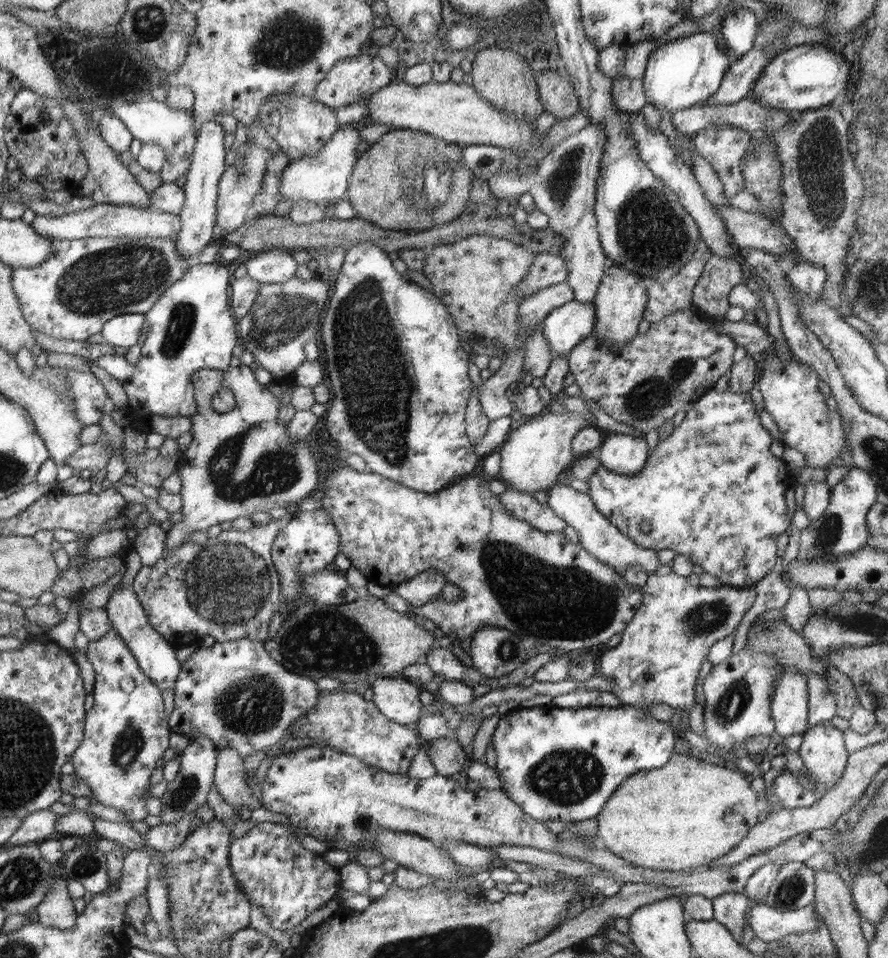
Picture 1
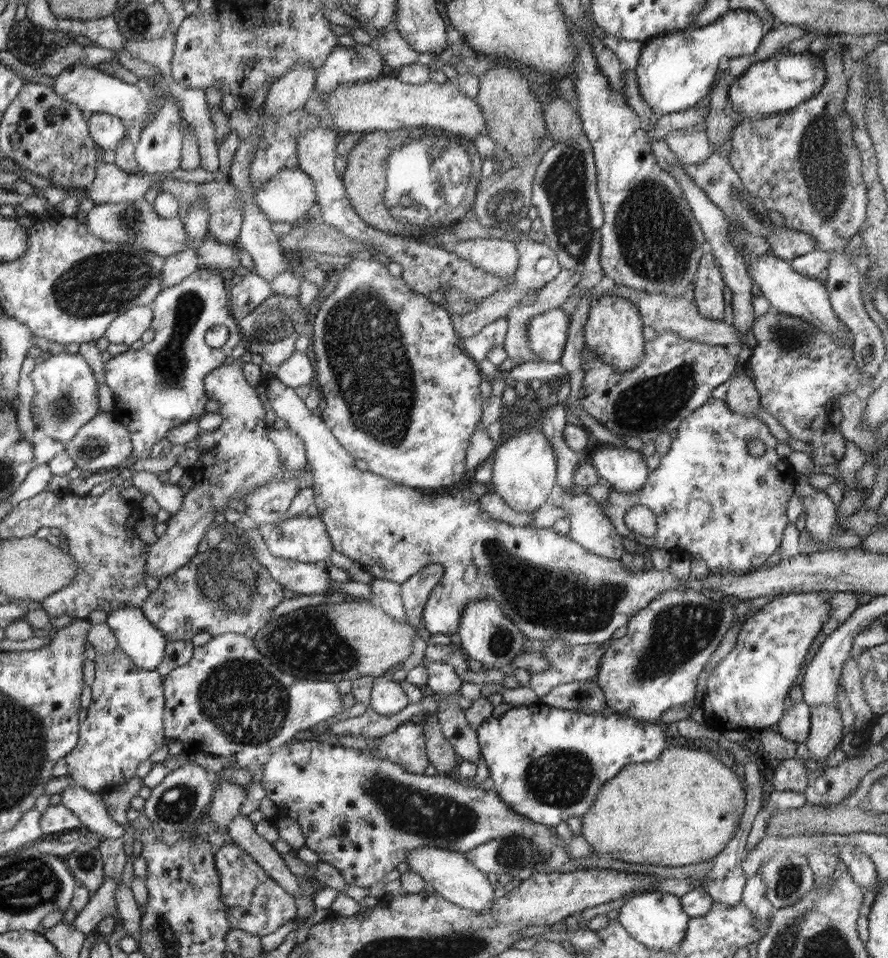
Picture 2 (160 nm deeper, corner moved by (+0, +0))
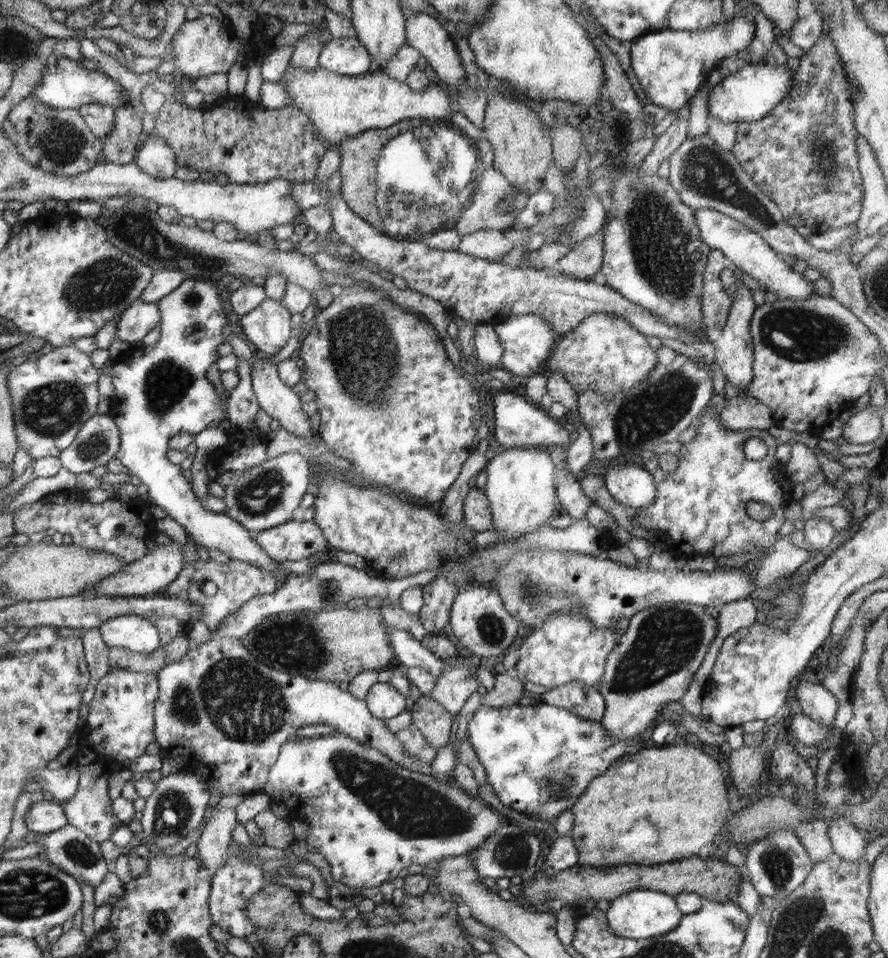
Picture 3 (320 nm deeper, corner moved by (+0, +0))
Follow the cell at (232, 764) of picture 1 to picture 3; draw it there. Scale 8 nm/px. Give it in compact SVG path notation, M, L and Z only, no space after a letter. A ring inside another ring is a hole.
M234 808L216 811L214 809L200 834L198 855L212 873L222 868L229 856L228 845L232 841L232 830L238 822Z

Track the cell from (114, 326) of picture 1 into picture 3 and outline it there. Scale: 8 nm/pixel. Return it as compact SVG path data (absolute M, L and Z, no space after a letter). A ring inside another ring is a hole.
M138 300L122 312L116 324L116 337L118 340L138 345L152 328L161 324L161 311L157 303Z

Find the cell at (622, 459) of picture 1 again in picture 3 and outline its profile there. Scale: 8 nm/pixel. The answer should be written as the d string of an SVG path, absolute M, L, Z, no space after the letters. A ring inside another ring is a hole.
M643 465L604 468L607 472L602 478L615 503L638 511L655 502L656 482Z

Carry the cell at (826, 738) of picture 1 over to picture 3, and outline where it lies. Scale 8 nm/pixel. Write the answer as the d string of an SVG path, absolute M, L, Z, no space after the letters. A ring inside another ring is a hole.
M801 679L791 696L795 696L802 706L802 712L823 724L826 728L832 728L835 714L838 710L838 701L821 682L816 680Z

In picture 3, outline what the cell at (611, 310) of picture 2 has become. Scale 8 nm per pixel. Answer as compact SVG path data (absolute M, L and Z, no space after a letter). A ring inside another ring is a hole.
M601 312L592 313L576 328L561 335L540 369L546 377L552 372L561 372L577 393L595 390L601 398L613 398L640 384L657 364L657 354L648 345L646 336L623 318Z

